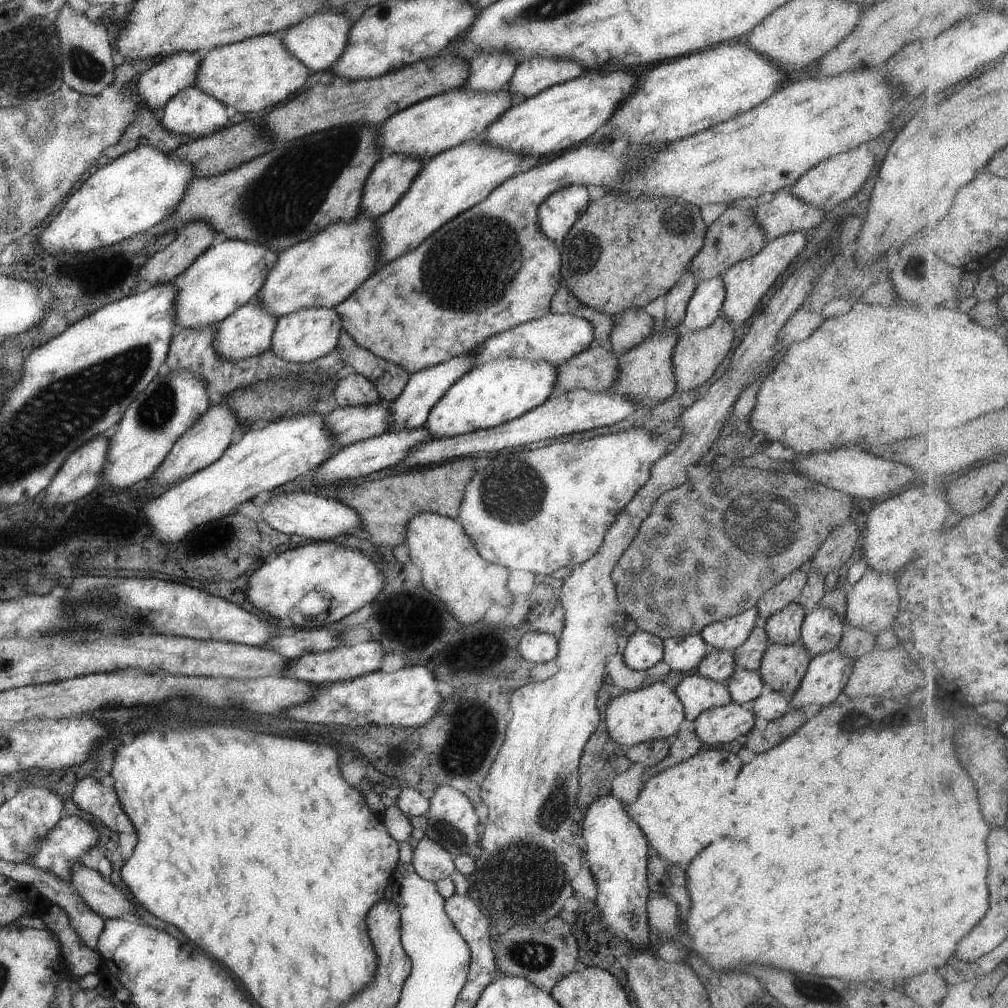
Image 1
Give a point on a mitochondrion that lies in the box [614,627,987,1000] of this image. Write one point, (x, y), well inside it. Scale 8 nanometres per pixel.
(853, 720)

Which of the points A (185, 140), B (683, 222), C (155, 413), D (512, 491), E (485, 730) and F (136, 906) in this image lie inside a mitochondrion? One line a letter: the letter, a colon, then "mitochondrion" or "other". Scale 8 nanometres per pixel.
A: other
B: mitochondrion
C: mitochondrion
D: mitochondrion
E: other
F: other

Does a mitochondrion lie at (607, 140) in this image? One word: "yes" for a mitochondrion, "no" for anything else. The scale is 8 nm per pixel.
no

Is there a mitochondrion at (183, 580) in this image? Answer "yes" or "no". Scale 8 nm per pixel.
no

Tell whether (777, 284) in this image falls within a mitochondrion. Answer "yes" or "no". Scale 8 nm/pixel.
no

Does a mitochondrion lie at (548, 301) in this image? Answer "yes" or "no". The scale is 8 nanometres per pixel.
no

